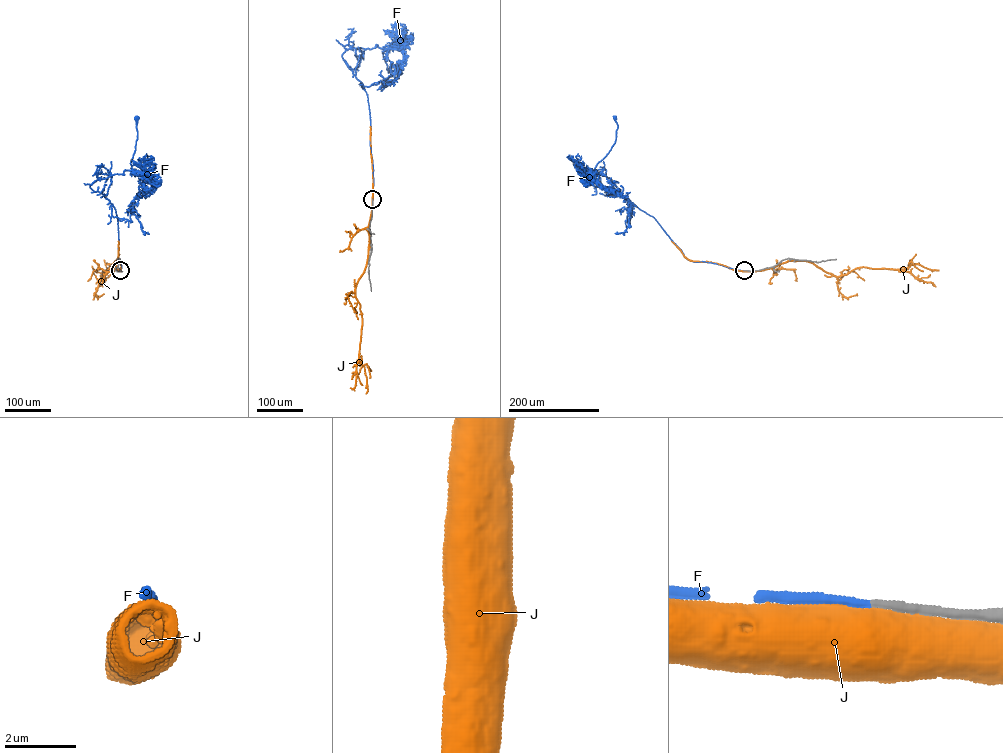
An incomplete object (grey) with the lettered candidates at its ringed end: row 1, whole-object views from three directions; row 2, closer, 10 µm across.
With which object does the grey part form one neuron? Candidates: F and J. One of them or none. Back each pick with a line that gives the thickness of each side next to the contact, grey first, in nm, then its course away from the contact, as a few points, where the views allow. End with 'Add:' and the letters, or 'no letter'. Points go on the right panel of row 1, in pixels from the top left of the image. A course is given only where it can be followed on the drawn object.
F: 240/200 nm | via (744, 270), (688, 260), (653, 217), (594, 180), (590, 170), (594, 170), (615, 142), (618, 125), (615, 117)
Add: F

